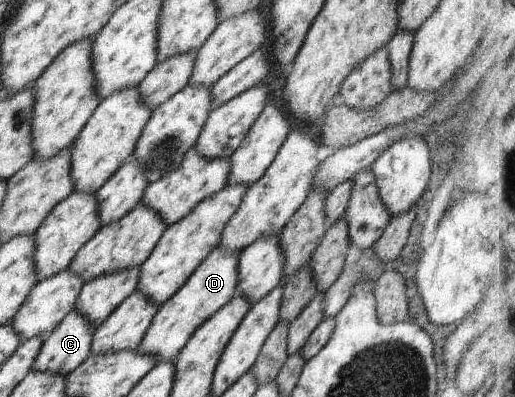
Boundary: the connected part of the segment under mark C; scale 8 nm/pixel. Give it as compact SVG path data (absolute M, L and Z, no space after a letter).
M74 309L48 333L31 371L68 376L92 354L94 327Z

